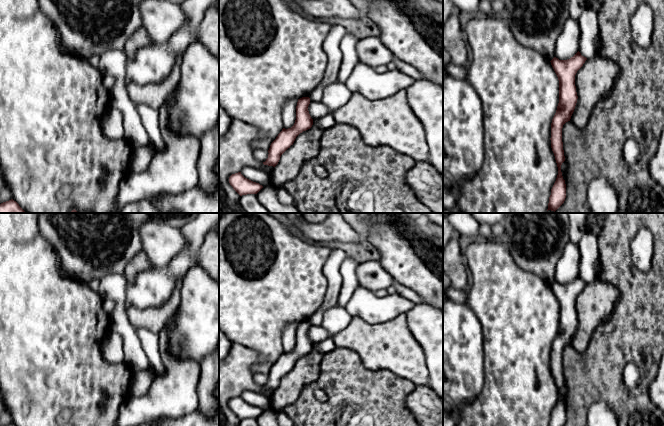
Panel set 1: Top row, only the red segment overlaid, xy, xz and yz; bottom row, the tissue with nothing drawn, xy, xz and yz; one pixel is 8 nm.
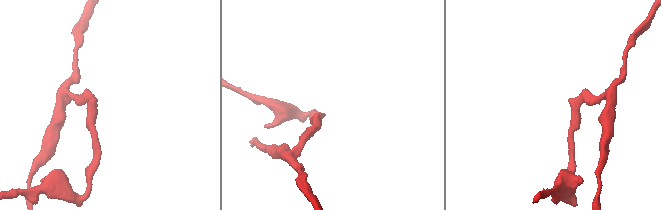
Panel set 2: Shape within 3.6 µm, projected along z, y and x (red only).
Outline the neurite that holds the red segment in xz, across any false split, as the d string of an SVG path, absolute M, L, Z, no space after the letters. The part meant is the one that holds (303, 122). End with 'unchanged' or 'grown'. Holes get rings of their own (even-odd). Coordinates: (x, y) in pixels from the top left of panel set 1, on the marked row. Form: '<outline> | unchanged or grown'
M302 97L298 99L296 106L296 120L294 125L291 128L285 129L278 134L276 139L271 143L270 148L268 150L268 158L264 165L275 167L281 155L293 145L296 137L302 133L310 129L313 125L313 119L311 118L308 106L310 104L309 97Z | unchanged

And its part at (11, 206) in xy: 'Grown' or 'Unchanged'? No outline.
Unchanged

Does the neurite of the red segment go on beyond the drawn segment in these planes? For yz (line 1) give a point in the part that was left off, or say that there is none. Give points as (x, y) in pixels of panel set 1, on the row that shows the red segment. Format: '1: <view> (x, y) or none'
1: none

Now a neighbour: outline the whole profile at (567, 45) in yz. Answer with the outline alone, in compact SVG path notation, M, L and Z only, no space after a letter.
M569 16L564 25L563 31L556 42L555 57L559 60L567 60L573 57L580 46L579 20Z

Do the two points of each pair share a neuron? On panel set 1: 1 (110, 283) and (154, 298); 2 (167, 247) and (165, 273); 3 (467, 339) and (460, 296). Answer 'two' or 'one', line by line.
1: two
2: two
3: two

